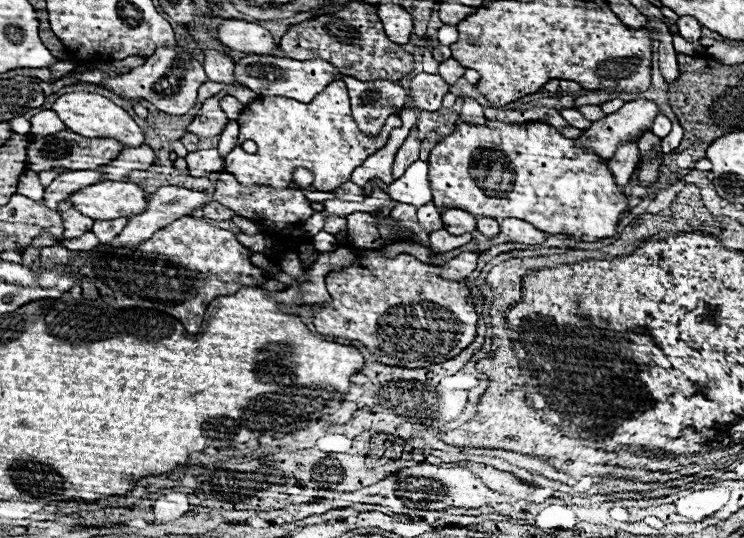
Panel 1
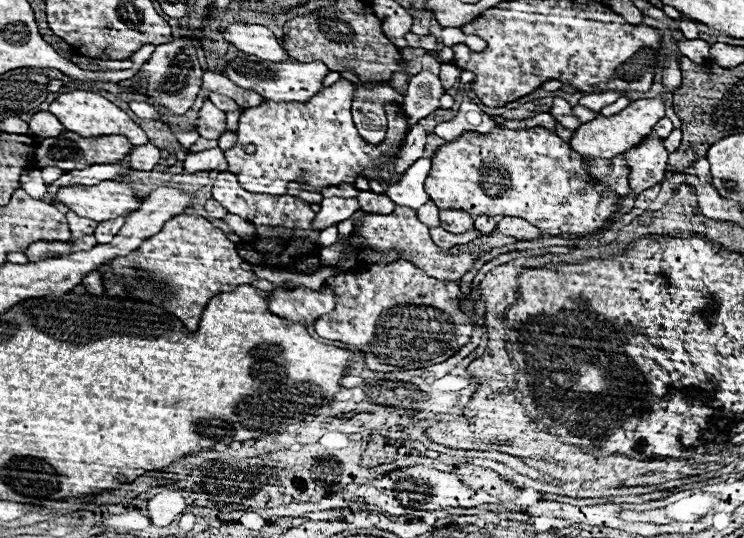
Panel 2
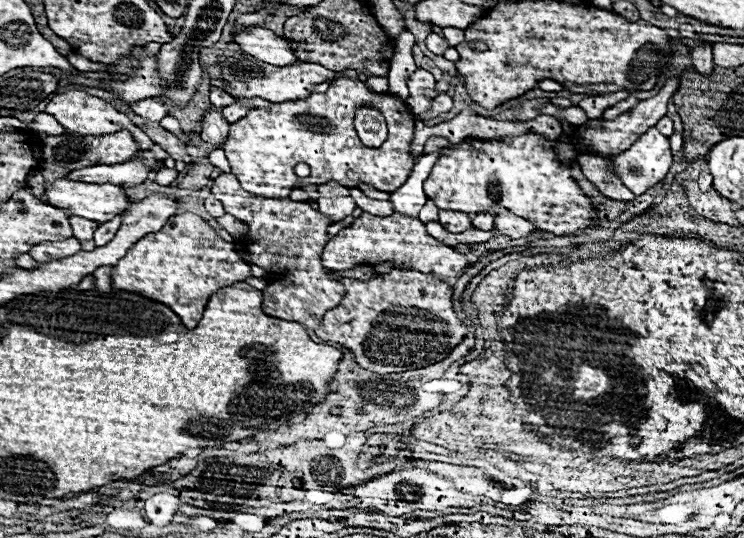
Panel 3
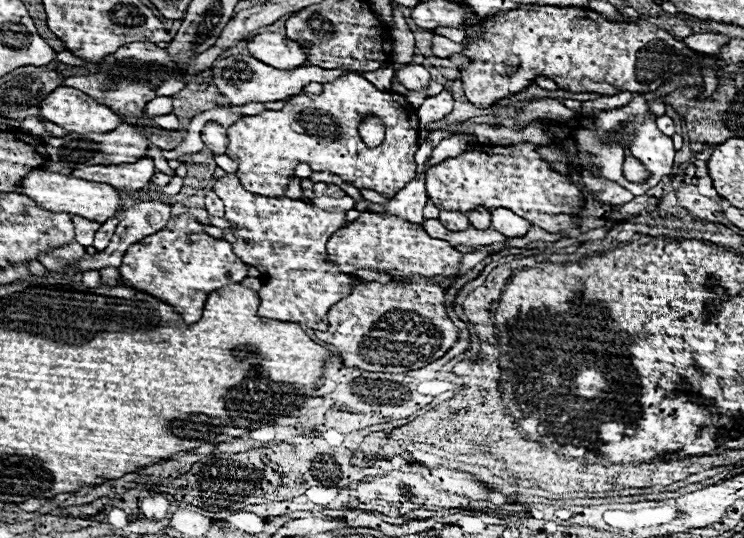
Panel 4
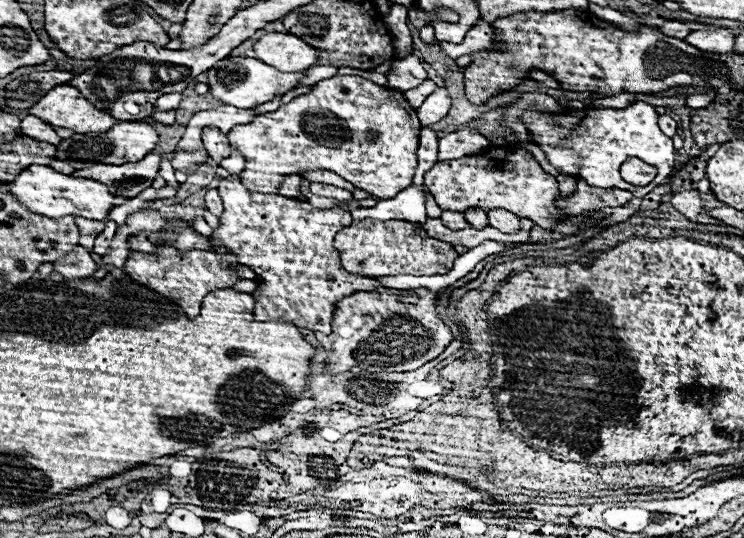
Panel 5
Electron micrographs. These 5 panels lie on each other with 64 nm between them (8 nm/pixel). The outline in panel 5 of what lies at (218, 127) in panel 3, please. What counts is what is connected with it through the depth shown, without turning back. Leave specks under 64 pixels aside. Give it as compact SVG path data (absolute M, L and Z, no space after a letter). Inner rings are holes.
M216 126L204 128L202 140L204 140L206 152L208 152L210 158L222 160L222 158L228 158L228 156L230 156L230 144L228 144L228 138L226 138Z

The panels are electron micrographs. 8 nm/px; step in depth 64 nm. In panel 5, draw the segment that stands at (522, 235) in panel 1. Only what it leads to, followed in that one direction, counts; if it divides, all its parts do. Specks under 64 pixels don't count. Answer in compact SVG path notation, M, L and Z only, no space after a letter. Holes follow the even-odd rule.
M496 208L496 210L490 210L488 212L488 218L490 218L490 226L498 228L500 232L504 234L514 234L514 232L520 232L522 230L522 224L520 224L520 218L504 208Z

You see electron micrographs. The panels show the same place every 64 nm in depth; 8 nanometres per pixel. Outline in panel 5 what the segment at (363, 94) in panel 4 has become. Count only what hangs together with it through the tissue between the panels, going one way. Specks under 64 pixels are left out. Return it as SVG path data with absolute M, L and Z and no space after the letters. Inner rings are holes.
M334 76L316 84L310 94L296 96L286 106L280 106L274 112L256 116L248 124L234 126L228 132L230 146L244 156L244 170L240 174L242 184L250 192L278 194L280 184L290 174L300 174L302 170L330 170L352 182L356 188L362 188L376 198L392 198L412 184L416 170L416 150L420 136L420 120L416 110L408 104L402 92L392 88L382 88L362 76ZM368 130L376 130L378 138L368 140Z

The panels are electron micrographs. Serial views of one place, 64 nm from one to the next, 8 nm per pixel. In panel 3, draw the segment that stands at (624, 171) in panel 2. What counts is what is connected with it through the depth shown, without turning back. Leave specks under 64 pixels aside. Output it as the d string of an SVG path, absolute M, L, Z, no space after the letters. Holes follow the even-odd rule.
M590 154L578 156L578 164L584 176L608 198L612 200L634 200L634 194L624 186L624 182L616 176L614 164L606 158L596 158Z

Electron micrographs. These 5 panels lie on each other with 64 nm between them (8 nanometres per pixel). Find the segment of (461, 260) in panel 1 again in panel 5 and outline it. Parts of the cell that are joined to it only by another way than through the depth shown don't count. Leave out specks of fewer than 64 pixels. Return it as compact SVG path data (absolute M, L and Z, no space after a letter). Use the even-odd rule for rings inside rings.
M354 220L348 228L334 236L334 248L340 254L342 268L362 276L432 276L448 274L454 260L460 256L448 242L430 238L424 228L412 226L412 222L380 222L380 220Z

